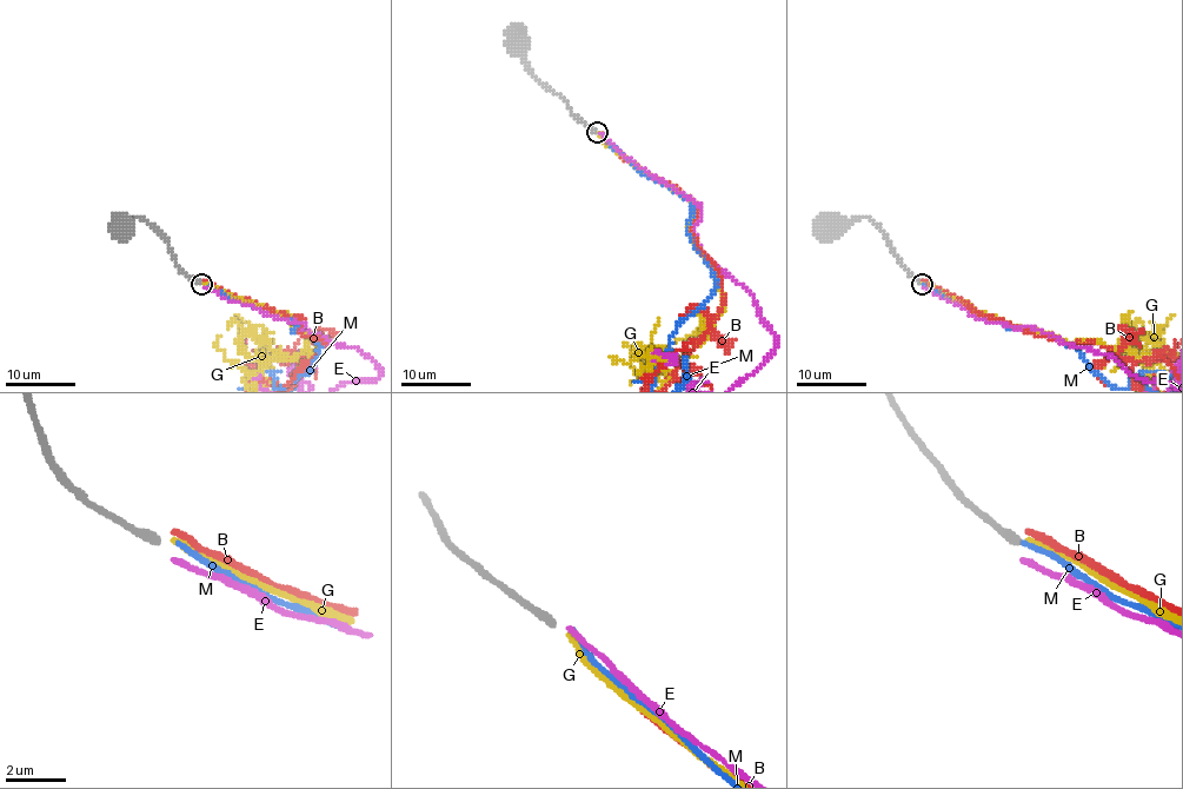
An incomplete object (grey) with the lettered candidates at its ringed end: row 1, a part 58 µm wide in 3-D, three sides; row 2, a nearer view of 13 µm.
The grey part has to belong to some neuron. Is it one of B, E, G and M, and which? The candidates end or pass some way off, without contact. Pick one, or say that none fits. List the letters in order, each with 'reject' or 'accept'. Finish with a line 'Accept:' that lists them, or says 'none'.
B: reject
E: reject
G: reject
M: reject
Accept: none

